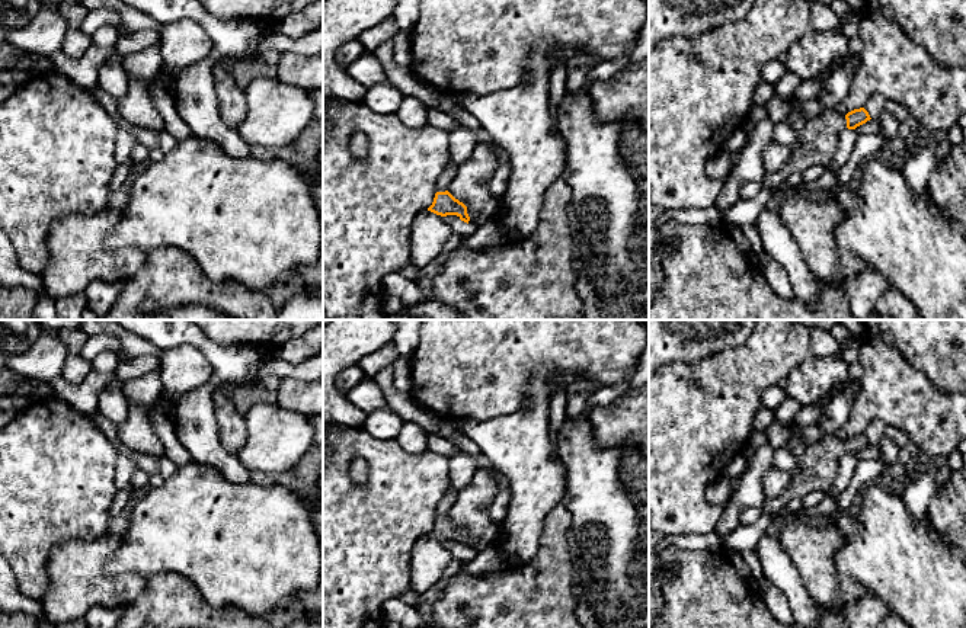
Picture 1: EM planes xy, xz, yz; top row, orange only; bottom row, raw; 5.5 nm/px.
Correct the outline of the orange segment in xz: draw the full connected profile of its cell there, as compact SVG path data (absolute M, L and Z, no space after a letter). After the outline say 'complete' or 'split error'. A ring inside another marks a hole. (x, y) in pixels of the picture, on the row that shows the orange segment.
M450 158L447 167L438 177L436 193L428 211L441 217L457 215L461 221L468 224L470 217L467 214L467 206L448 192L448 188L452 183L455 174L457 166Z; split error

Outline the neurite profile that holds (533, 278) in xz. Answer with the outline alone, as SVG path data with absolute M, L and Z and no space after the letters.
M563 172L547 190L538 225L531 236L492 250L460 244L434 278L432 301L451 305L461 320L582 320L582 301L575 289L579 273L572 263L570 198Z

